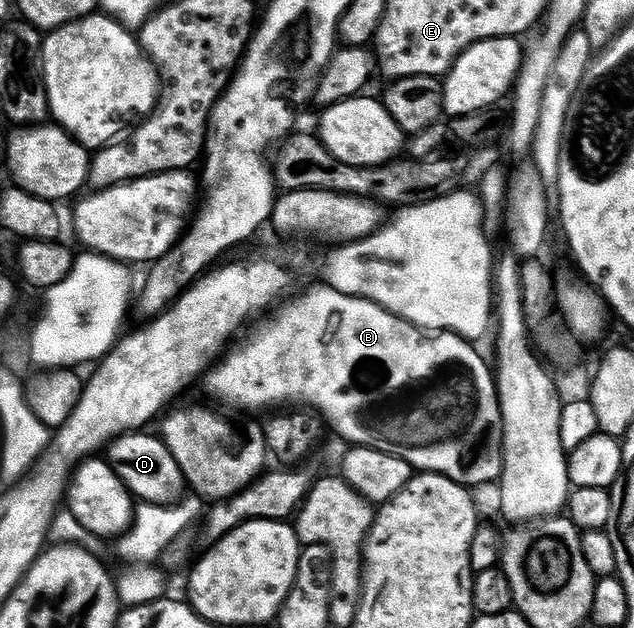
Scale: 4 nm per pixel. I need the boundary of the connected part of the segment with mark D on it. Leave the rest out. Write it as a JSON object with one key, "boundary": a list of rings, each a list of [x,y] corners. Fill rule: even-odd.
{"boundary":[[[135,431],[133,433],[125,433],[123,437],[114,438],[105,450],[104,457],[105,460],[110,462],[118,478],[126,484],[126,488],[130,490],[131,494],[139,502],[147,502],[154,505],[171,505],[180,501],[187,490],[186,480],[172,455],[172,451],[168,451],[166,442],[162,440],[161,436],[154,434],[153,437],[150,431]]]}

